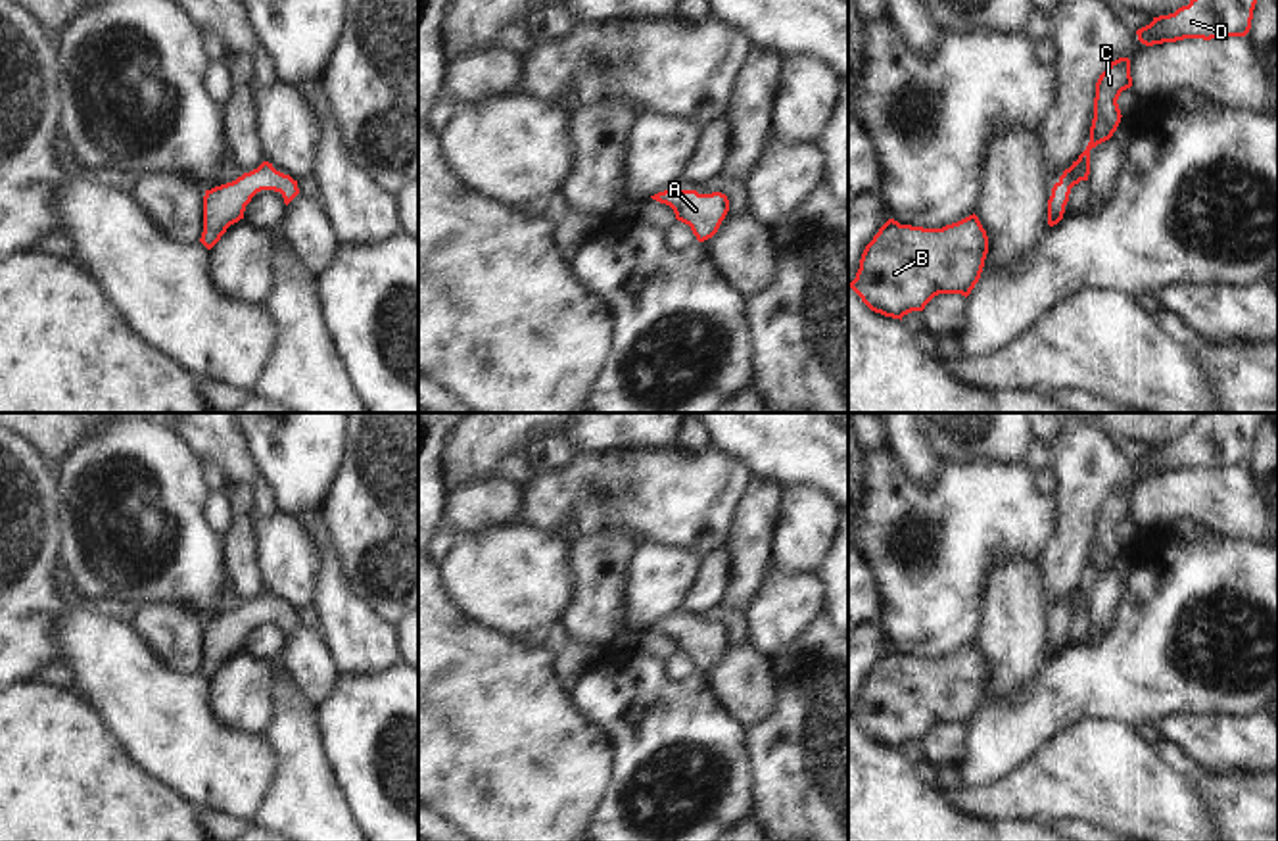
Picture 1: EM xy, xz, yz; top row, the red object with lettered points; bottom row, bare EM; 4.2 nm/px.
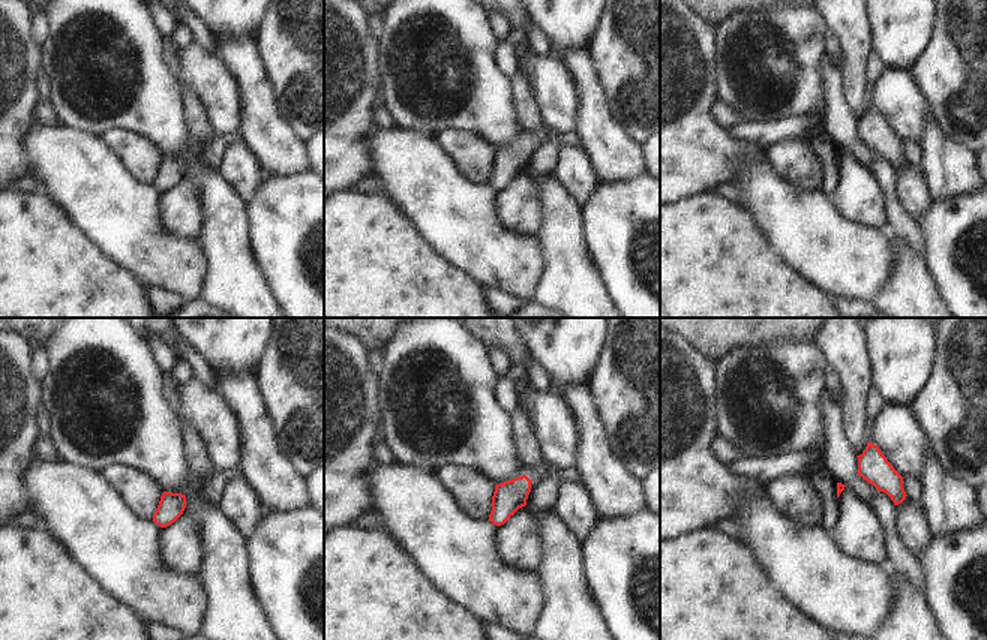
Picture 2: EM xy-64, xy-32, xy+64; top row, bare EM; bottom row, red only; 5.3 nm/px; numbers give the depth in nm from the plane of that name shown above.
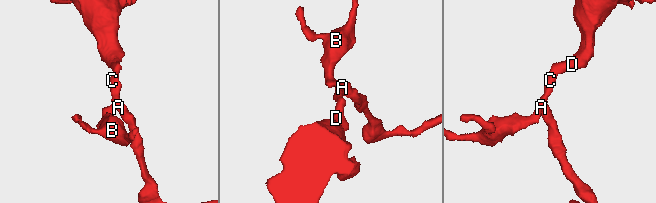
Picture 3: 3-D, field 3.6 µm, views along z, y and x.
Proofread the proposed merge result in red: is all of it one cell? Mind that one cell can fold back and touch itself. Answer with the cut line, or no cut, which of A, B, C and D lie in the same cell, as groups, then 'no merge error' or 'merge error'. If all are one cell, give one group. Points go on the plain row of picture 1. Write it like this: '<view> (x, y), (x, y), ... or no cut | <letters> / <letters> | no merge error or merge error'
no cut | A B C D | no merge error

